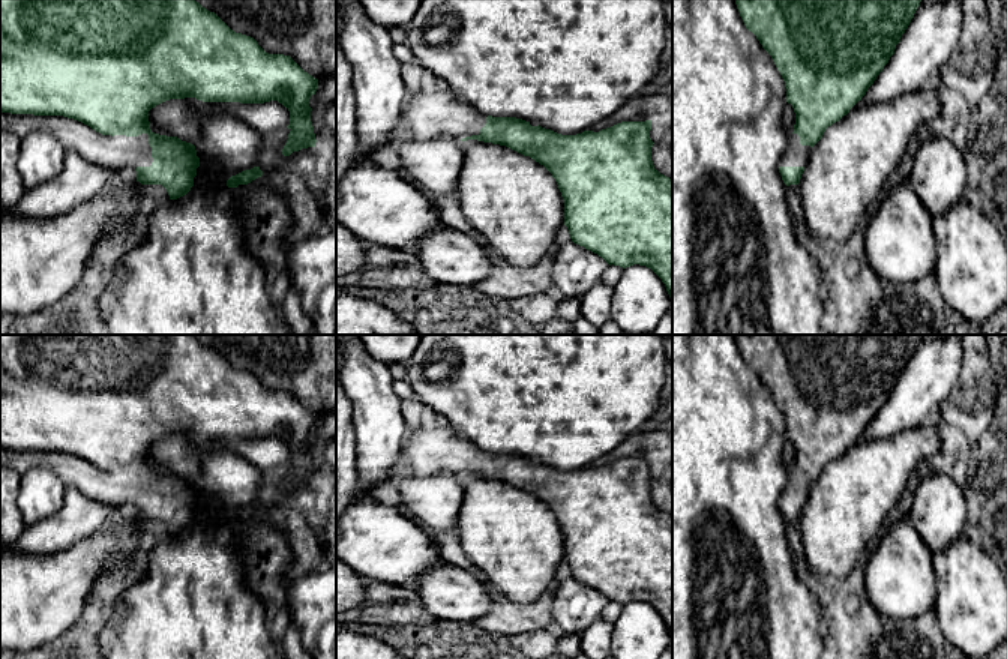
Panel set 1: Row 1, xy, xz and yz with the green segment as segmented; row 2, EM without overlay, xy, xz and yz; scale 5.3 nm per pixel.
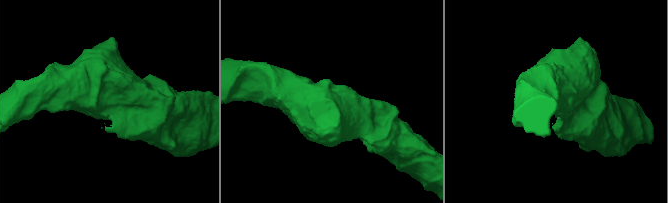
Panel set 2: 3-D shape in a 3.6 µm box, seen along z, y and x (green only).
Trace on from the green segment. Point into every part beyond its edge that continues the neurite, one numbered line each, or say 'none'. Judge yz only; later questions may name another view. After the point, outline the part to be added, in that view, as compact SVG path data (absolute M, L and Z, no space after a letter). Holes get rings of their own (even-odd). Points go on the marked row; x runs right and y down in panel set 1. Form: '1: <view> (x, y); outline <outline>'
1: yz (796, 155); outline M792 134L780 158L779 167L806 167L809 161L810 146L801 146L800 137Z

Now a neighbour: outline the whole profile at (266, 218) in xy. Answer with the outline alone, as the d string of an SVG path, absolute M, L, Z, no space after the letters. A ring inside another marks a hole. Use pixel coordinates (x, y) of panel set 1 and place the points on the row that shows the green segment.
M261 183L240 203L240 212L245 249L263 266L269 297L281 311L291 290L285 240L294 230L291 210L279 192Z

